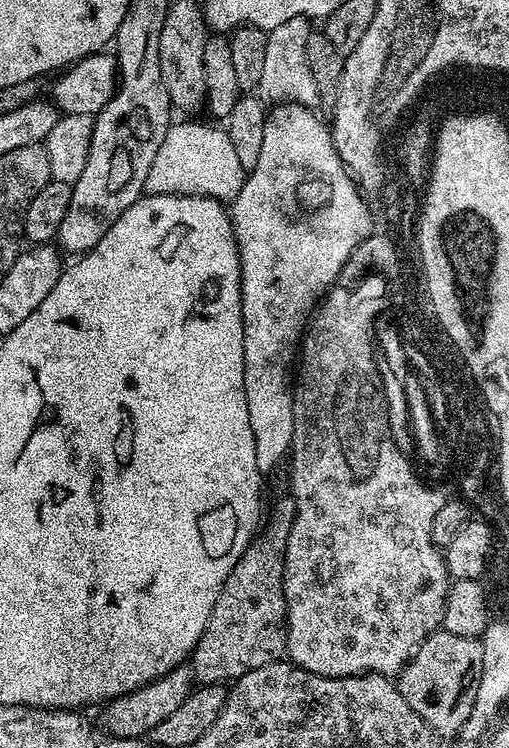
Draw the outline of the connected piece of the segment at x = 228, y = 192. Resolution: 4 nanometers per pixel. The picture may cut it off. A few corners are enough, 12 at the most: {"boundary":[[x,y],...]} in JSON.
{"boundary":[[173,123],[149,196],[231,202],[246,173],[227,131]]}

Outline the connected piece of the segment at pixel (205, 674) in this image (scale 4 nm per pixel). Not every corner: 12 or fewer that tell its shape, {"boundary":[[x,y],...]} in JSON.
{"boundary":[[296,500],[230,570],[190,657],[197,685],[285,655]]}

